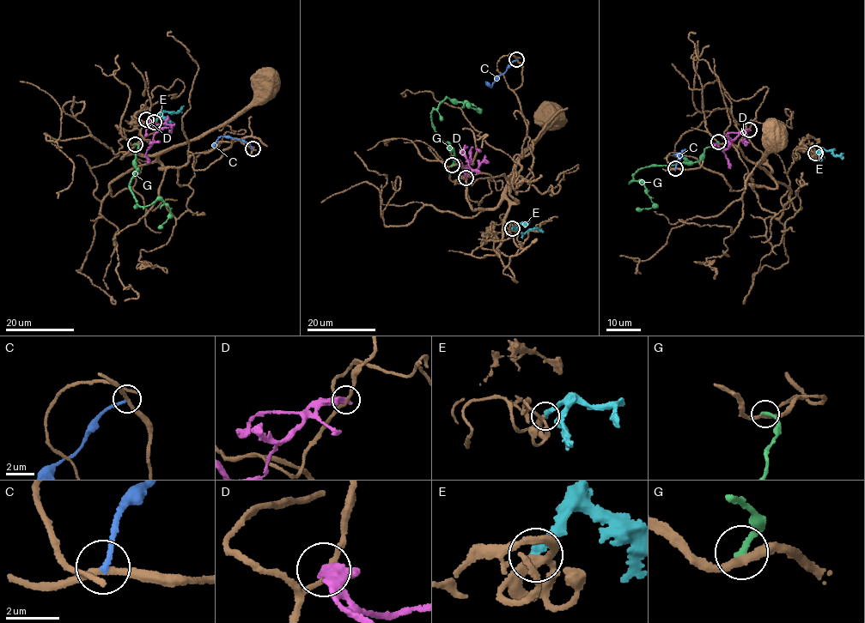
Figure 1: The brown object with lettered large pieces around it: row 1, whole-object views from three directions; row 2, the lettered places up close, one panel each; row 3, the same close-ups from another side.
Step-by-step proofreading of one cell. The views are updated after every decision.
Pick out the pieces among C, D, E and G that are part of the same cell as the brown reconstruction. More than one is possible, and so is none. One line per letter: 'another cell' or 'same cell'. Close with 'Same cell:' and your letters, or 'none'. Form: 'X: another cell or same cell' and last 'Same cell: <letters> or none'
C: another cell
D: another cell
E: another cell
G: another cell
Same cell: none

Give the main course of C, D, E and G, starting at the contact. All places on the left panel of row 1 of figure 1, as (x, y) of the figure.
C: (252, 148), (241, 140), (222, 136), (213, 147)
D: (146, 119), (155, 132), (147, 150), (146, 158), (149, 163)
E: (154, 122), (163, 112), (180, 111), (183, 105)
G: (135, 144), (138, 146), (137, 171), (130, 187), (139, 206), (161, 199), (168, 206), (170, 216), (159, 228)

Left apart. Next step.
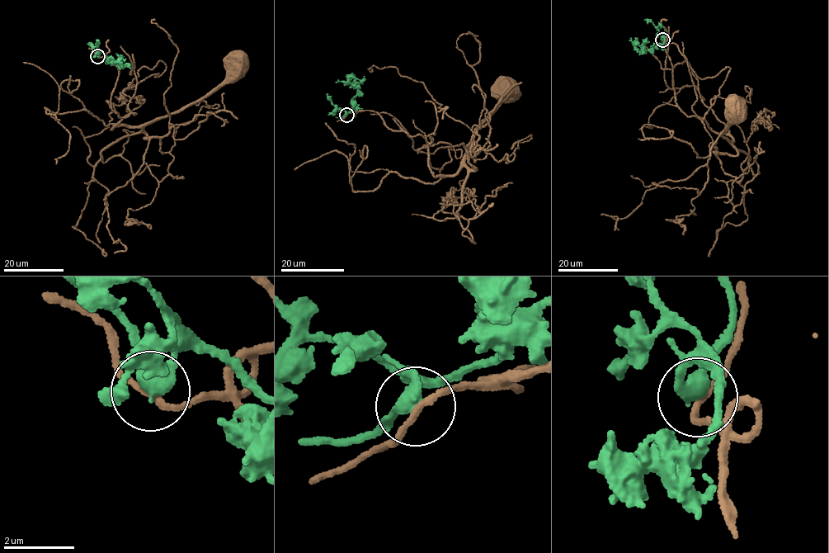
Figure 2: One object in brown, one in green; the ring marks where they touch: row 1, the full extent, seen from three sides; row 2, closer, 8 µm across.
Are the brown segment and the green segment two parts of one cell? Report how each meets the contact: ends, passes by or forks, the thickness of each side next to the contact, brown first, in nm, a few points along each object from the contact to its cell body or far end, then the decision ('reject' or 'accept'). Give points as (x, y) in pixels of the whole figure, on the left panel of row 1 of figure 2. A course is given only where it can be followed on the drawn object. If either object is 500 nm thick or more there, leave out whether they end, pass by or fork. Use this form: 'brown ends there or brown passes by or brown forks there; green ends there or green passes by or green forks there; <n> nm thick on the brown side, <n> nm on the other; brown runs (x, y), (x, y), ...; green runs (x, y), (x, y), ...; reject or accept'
brown passes by; green passes by; 170 nm thick on the brown side, 400 nm on the other; brown runs (97, 56), (118, 70), (111, 109), (120, 117), (129, 113), (112, 128), (143, 127), (206, 97), (236, 63); green runs (97, 56), (102, 53), (106, 60), (111, 57), (119, 65), (118, 62), (111, 63), (105, 61); accept

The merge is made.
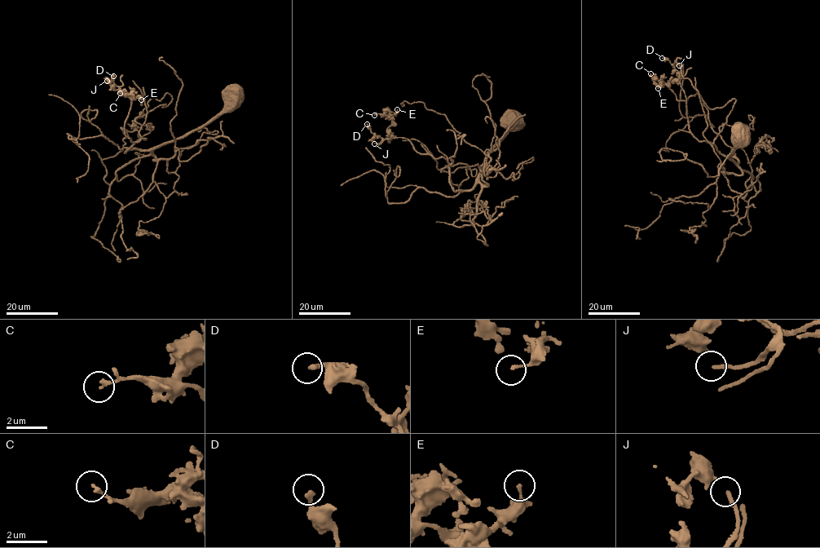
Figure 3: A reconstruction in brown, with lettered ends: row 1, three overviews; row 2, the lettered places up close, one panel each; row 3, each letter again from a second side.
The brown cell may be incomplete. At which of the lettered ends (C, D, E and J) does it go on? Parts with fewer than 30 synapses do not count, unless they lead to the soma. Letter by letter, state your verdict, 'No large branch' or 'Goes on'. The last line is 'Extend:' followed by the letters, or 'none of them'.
C: No large branch
D: No large branch
E: No large branch
J: No large branch
Extend: none of them

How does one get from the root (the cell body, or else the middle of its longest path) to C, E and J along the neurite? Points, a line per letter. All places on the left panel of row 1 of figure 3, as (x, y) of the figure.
C: (232, 95), (201, 126), (126, 152), (141, 139), (125, 135), (131, 102), (122, 91), (131, 96), (120, 93)
E: (232, 95), (201, 126), (126, 152), (141, 139), (125, 135), (131, 102), (122, 91), (141, 99)
J: (232, 95), (201, 126), (152, 148), (126, 152), (141, 139), (133, 143), (125, 135), (130, 100), (107, 81)

